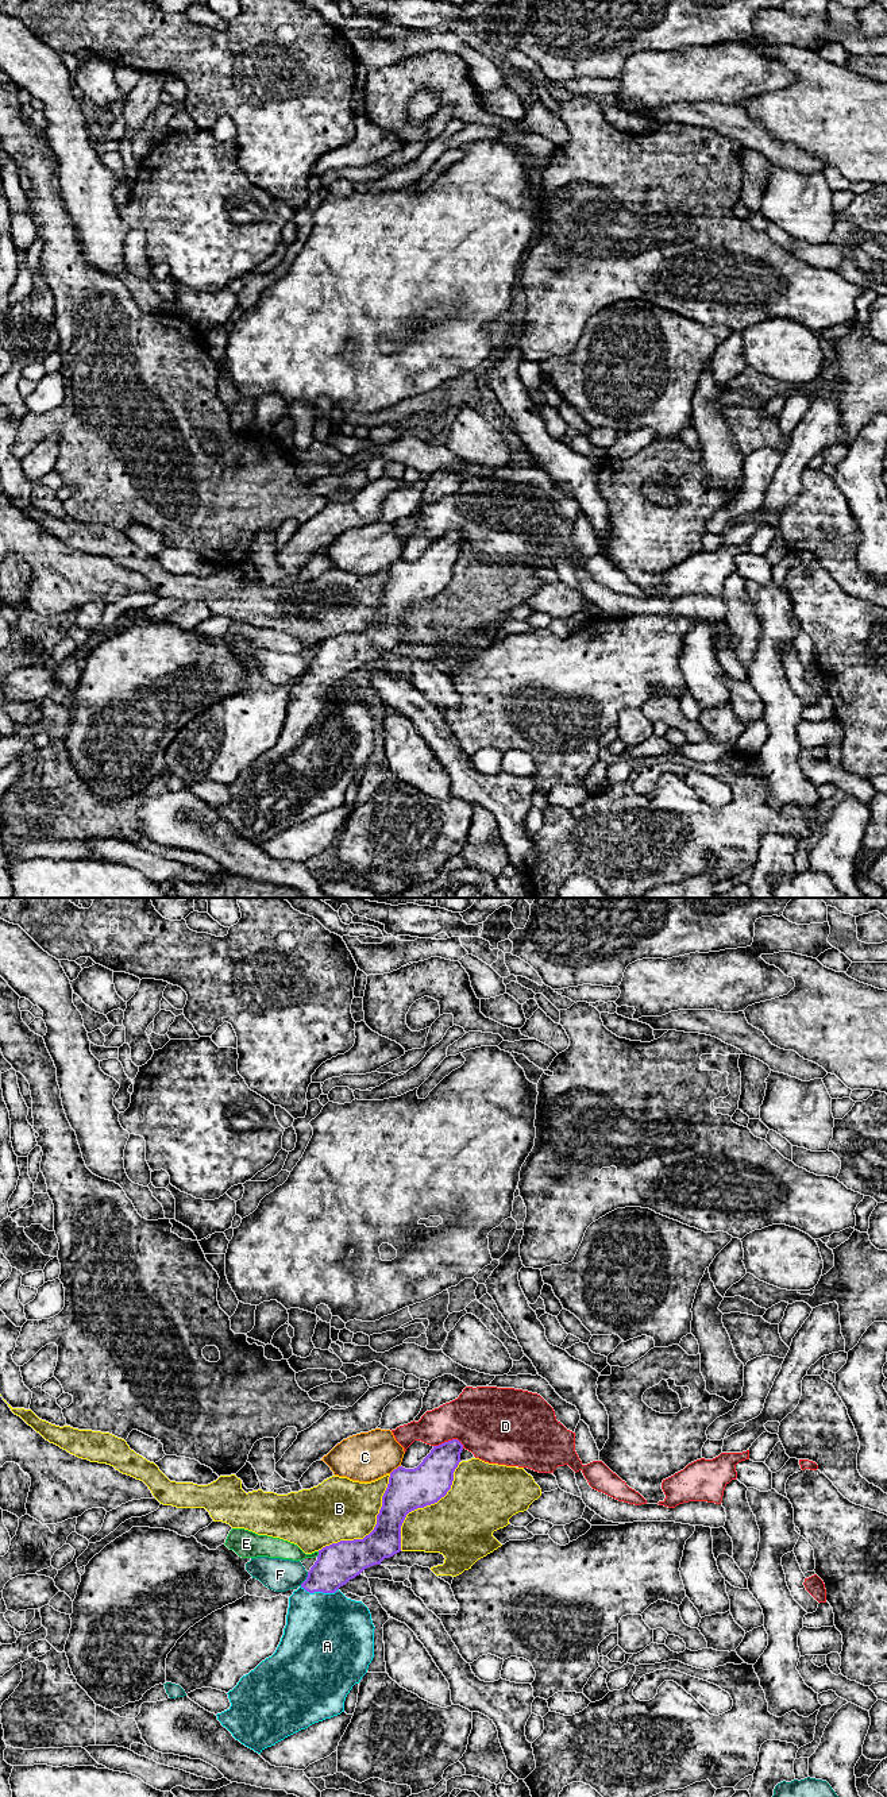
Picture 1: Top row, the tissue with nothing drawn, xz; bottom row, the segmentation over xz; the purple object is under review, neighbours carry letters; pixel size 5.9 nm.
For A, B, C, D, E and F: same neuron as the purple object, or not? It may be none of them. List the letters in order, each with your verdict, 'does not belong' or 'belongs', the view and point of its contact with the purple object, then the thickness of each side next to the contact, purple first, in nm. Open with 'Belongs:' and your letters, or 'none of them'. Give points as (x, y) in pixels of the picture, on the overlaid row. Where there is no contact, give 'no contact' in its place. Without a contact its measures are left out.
Belongs: A
A: belongs; contact xz (319, 1591); calibres 240 and 460 nm
B: does not belong; contact xz (373, 1530); calibres 240 and 380 nm
C: does not belong; contact xz (394, 1469); calibres 260 and 300 nm
D: does not belong; contact xz (448, 1441); calibres 240 and 400 nm
E: does not belong; contact xz (319, 1554); calibres 240 and 110 nm
F: does not belong; contact xz (307, 1578); calibres 240 and 190 nm

